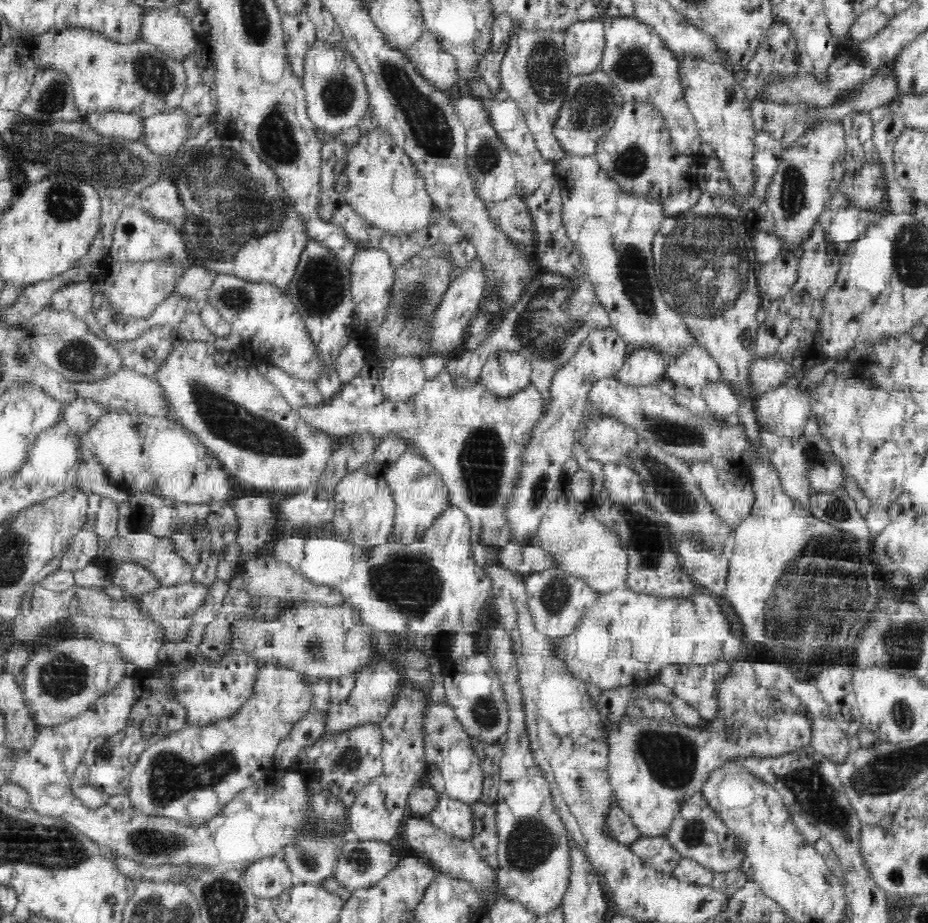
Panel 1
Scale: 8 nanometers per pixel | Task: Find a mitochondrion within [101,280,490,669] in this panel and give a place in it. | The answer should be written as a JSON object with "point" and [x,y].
{"point":[228,421]}

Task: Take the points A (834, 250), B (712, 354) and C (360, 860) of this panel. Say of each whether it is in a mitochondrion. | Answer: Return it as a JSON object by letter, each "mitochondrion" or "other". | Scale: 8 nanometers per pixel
{"A":"other","B":"other","C":"mitochondrion"}

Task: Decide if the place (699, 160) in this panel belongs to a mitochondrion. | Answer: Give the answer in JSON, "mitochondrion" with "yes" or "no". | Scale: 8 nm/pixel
{"mitochondrion":"no"}

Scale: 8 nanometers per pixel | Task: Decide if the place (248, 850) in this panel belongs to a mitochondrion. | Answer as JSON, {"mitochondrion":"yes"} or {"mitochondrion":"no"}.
{"mitochondrion":"no"}

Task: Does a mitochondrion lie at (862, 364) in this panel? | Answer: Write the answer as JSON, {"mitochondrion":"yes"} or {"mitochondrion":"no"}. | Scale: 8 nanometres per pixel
{"mitochondrion":"no"}

